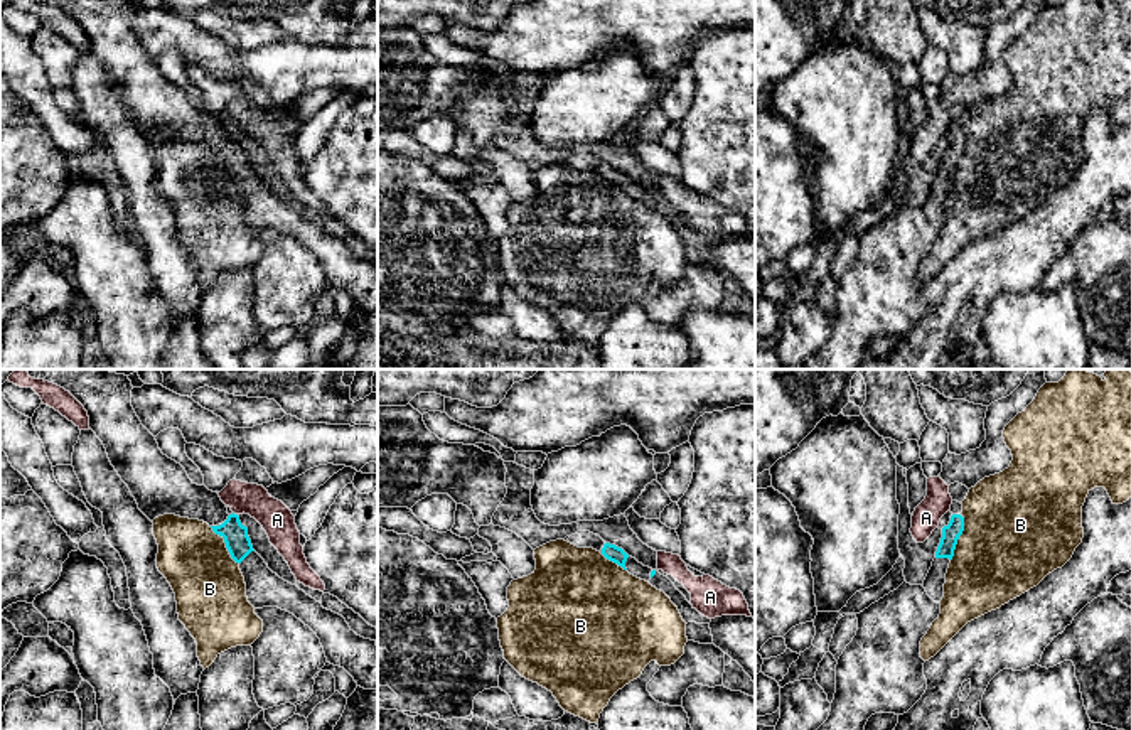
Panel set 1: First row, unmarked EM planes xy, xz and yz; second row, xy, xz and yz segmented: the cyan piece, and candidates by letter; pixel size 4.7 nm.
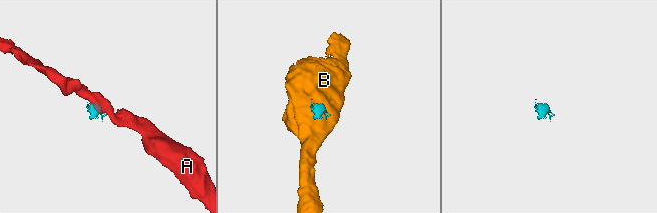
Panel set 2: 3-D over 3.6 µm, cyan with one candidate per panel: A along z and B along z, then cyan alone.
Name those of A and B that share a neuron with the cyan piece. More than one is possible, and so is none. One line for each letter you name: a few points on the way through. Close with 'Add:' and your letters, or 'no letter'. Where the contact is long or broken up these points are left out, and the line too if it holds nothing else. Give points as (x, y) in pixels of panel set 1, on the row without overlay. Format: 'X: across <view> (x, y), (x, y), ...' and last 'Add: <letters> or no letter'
Add: no letter

